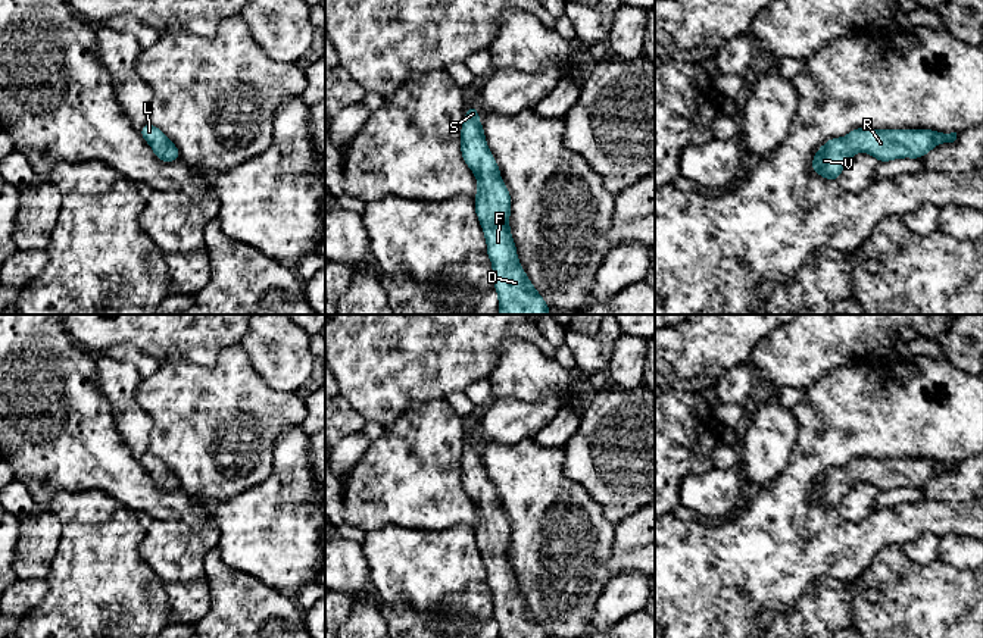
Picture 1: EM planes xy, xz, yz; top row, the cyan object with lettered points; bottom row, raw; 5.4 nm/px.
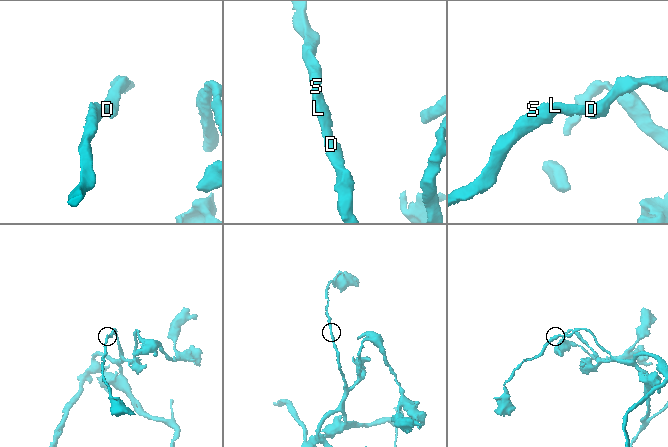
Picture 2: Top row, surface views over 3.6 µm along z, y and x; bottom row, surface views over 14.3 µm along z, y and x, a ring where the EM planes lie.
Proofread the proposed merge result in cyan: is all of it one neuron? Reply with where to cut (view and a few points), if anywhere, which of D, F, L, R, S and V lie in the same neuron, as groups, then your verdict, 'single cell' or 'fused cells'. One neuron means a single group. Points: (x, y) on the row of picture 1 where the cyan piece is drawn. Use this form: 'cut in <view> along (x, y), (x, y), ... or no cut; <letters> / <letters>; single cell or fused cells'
no cut; D F L R S V; single cell

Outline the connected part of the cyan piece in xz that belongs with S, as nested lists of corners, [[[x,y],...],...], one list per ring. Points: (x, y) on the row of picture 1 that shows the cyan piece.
[[[469,104],[461,131],[461,151],[468,168],[477,175],[475,213],[487,240],[487,256],[493,263],[493,284],[499,294],[499,315],[549,315],[549,306],[527,279],[518,262],[517,247],[509,232],[511,194],[500,179],[500,171],[487,147],[478,118],[475,104]]]

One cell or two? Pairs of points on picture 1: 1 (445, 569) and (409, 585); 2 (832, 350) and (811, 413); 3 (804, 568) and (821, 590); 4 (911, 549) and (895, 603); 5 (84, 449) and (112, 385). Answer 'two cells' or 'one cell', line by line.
1: one cell
2: two cells
3: two cells
4: two cells
5: two cells

